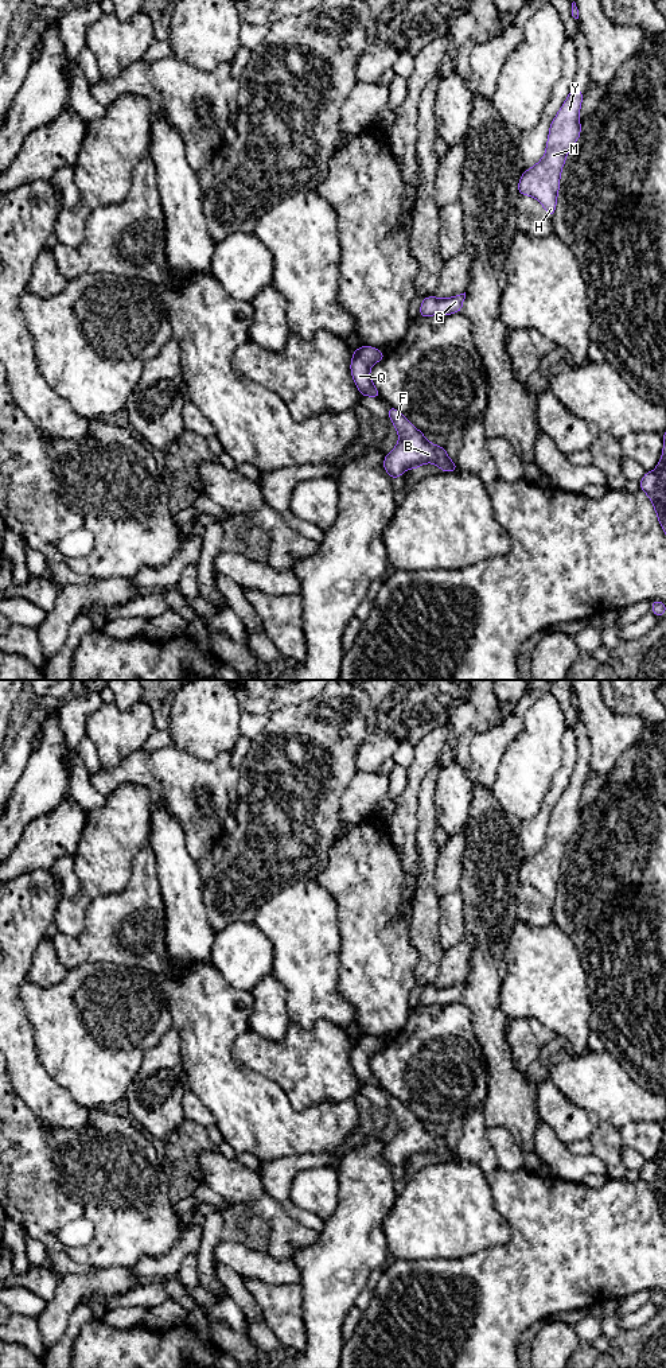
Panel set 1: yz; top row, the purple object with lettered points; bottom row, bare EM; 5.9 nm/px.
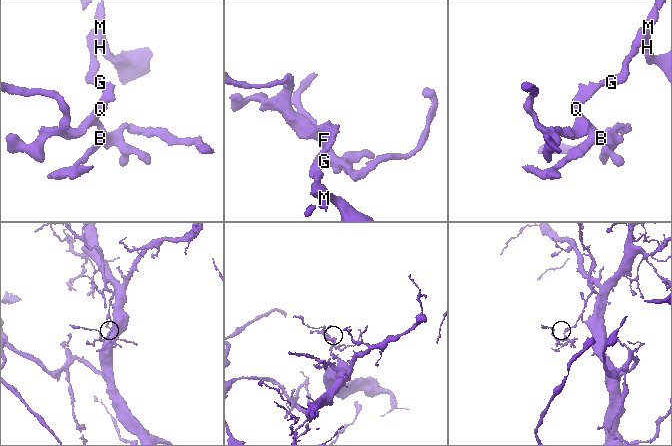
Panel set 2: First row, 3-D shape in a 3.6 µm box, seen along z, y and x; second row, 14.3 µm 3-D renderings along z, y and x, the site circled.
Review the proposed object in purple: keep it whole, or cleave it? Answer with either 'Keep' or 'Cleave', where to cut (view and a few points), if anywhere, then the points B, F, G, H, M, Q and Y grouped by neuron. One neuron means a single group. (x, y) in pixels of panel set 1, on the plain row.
Keep. No split. Groups: B F G H M Q Y

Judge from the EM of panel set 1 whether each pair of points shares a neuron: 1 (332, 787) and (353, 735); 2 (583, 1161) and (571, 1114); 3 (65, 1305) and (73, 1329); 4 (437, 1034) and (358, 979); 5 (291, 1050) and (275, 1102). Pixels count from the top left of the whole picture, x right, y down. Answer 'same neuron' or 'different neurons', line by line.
1: same neuron
2: different neurons
3: different neurons
4: different neurons
5: different neurons

